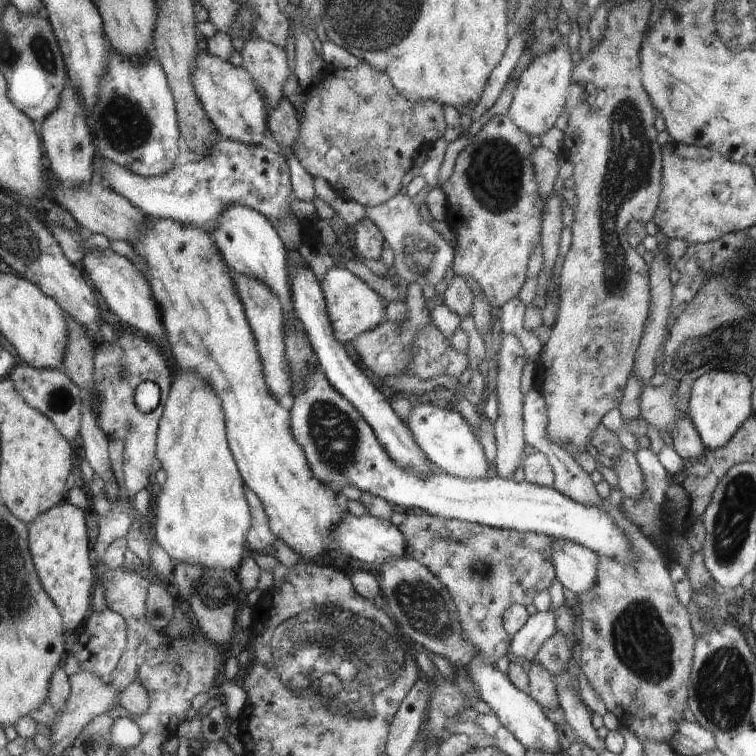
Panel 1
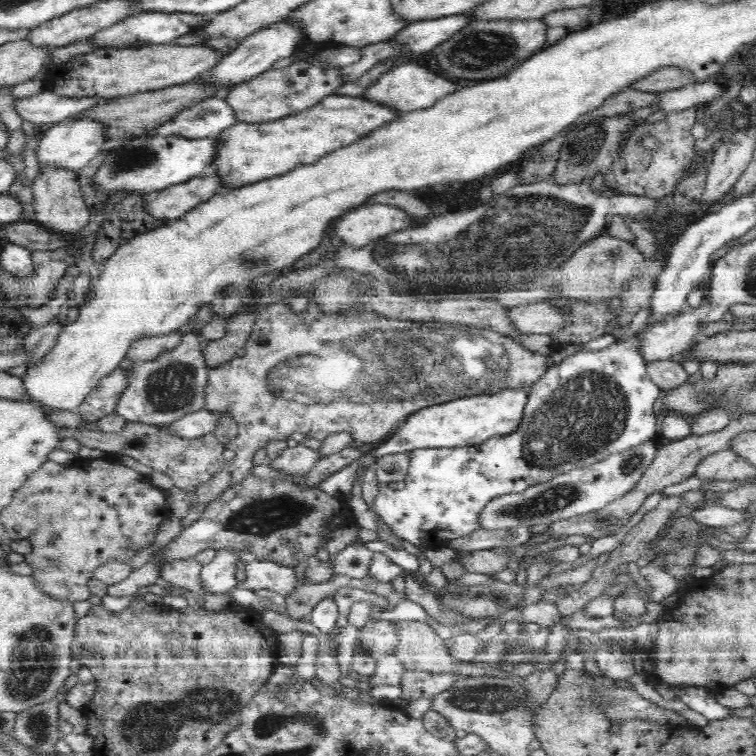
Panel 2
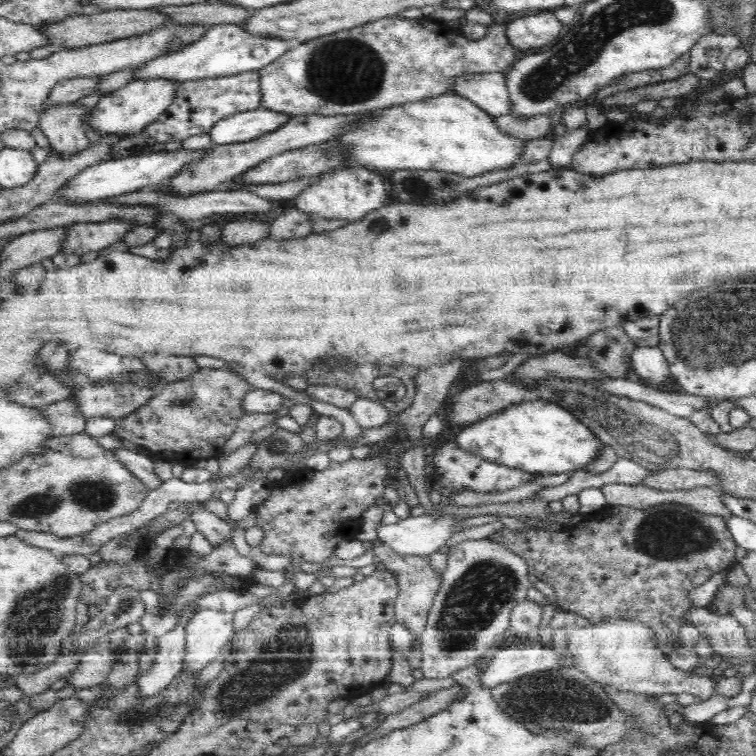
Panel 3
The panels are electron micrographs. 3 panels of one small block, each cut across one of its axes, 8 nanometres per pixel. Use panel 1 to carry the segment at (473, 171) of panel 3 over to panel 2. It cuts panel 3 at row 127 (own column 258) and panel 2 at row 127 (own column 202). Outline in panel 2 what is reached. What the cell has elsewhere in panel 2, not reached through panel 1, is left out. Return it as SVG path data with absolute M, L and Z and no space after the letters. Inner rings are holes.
M330 95L310 108L294 115L280 117L266 123L237 121L219 134L215 153L211 158L211 171L215 172L223 190L260 182L280 176L298 165L314 164L322 156L354 144L401 113L360 97Z

